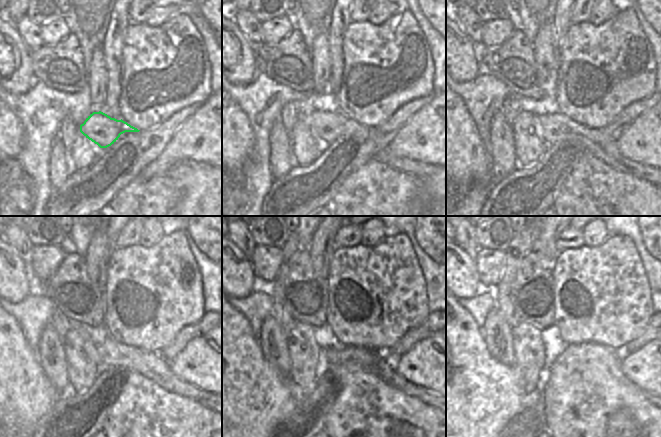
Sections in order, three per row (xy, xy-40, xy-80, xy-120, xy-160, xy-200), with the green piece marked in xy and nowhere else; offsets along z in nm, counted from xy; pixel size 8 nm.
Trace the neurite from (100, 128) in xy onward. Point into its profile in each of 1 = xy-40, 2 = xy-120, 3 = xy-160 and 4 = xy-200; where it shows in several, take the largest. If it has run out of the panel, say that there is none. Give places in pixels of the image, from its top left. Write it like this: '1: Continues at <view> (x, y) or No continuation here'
1: Continues at xy-40 (329, 126)
2: Continues at xy-120 (111, 354)
3: Continues at xy-160 (377, 363)
4: Continues at xy-200 (649, 396)

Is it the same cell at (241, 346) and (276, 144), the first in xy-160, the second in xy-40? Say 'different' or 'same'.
different

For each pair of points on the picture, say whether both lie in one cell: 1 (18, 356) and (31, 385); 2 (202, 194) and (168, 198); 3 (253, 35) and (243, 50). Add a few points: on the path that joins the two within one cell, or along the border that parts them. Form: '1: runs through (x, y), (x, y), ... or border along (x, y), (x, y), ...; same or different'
1: runs through (18, 363), (18, 368), (28, 378); same
2: border along (168, 176), (179, 185), (181, 191), (177, 205); different
3: border along (234, 22), (251, 43), (257, 44); different

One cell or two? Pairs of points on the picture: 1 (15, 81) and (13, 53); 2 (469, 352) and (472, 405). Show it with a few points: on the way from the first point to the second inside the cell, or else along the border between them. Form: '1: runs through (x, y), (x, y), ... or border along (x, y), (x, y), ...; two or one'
1: runs through (12, 74), (11, 60); one
2: runs through (469, 365), (469, 387), (471, 392); one

